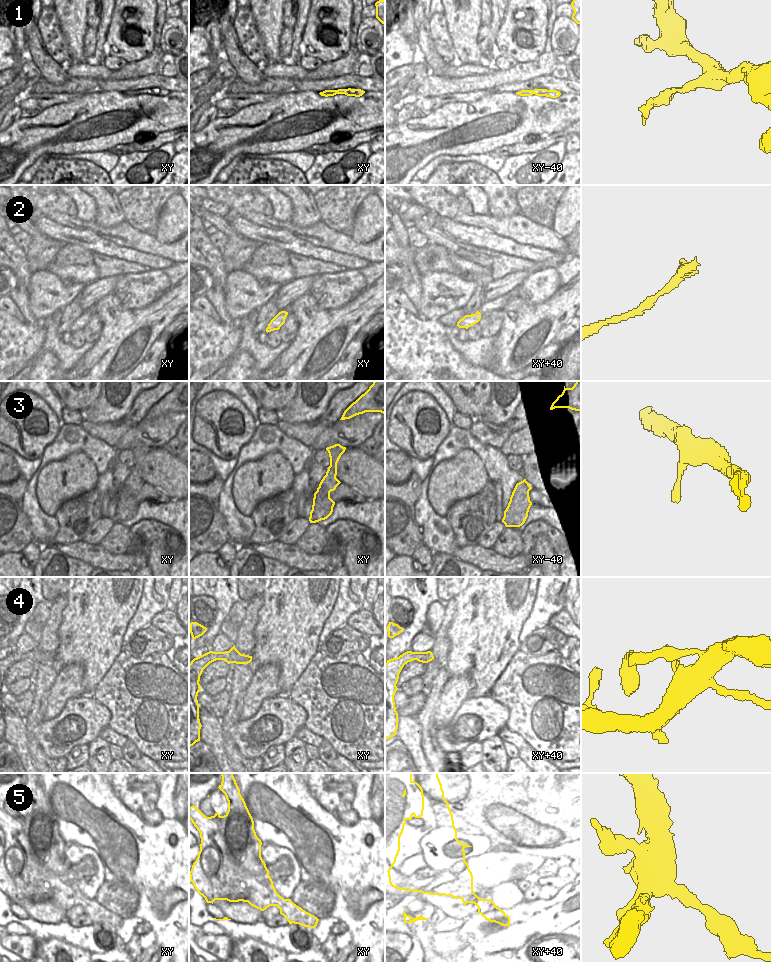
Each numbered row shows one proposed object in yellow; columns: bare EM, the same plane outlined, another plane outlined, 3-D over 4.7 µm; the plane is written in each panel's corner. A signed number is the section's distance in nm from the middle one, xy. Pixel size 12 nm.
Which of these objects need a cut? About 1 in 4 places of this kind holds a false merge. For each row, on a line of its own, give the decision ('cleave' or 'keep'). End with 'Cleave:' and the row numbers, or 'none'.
1: keep
2: cleave
3: keep
4: keep
5: cleave
Cleave: 2, 5

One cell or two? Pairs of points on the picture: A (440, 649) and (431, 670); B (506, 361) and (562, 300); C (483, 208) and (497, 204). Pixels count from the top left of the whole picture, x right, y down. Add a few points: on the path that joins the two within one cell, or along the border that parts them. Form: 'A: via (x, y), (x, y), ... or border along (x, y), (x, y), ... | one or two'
A: via (440, 654), (440, 659), (435, 665) | one
B: via (513, 344), (524, 330), (545, 316) | one
C: border along (486, 195), (489, 213) | two

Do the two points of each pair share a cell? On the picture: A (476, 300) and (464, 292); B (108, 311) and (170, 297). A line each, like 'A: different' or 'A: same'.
A: different
B: same

